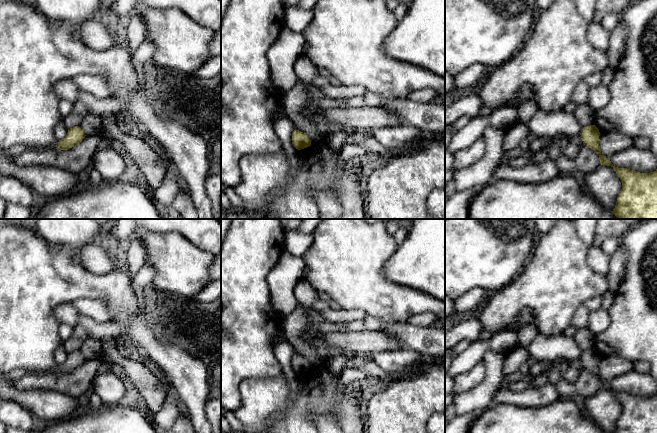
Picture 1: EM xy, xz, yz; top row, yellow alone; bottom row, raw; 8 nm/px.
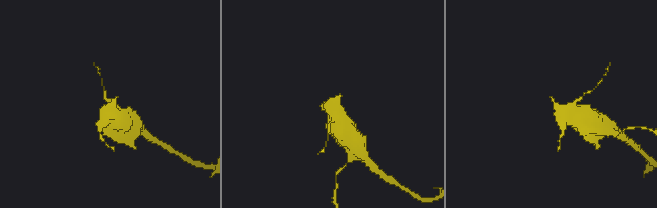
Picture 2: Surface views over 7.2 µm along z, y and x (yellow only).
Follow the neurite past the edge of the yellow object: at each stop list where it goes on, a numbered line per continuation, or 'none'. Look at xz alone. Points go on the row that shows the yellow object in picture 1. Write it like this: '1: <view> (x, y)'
none

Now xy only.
none

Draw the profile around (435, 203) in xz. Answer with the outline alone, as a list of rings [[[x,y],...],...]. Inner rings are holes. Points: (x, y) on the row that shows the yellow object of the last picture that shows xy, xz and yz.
[[[433,190],[427,197],[426,205],[431,219],[445,219],[444,190]]]

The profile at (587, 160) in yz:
[[[583,145],[575,158],[568,158],[562,154],[557,160],[556,165],[560,174],[575,174],[581,172],[591,173],[600,165],[599,155],[590,147]]]

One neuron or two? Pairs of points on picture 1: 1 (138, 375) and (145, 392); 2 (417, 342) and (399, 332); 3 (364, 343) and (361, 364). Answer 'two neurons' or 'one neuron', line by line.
1: two neurons
2: one neuron
3: two neurons

